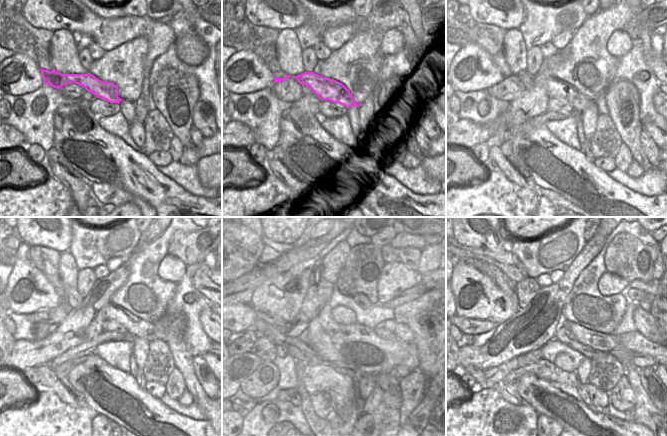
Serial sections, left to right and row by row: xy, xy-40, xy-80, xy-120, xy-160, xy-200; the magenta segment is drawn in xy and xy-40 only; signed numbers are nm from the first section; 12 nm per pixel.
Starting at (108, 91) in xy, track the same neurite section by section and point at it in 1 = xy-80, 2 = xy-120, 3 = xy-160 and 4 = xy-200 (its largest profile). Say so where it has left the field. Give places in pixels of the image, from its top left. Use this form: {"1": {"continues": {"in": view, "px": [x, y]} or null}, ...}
{"1": {"continues": {"in": "xy-80", "px": [556, 88]}}, "2": {"continues": {"in": "xy-120", "px": [139, 328]}}, "3": {"continues": {"in": "xy-160", "px": [372, 338]}}, "4": {"continues": {"in": "xy-200", "px": [634, 342]}}}

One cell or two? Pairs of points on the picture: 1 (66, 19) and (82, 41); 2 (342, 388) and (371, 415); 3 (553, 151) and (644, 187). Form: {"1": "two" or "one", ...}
{"1": "two", "2": "one", "3": "two"}

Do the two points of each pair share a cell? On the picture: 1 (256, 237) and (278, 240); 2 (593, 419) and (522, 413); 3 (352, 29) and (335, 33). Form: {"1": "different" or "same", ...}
{"1": "same", "2": "different", "3": "same"}

